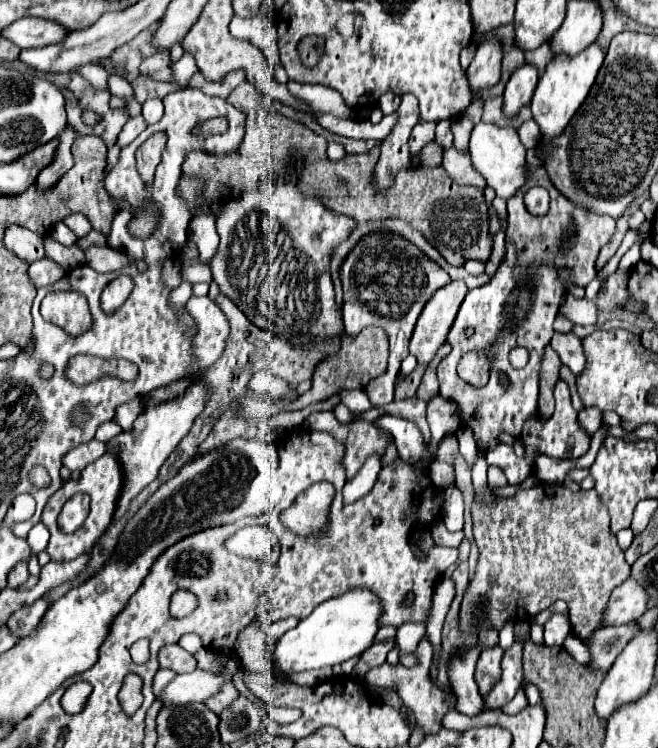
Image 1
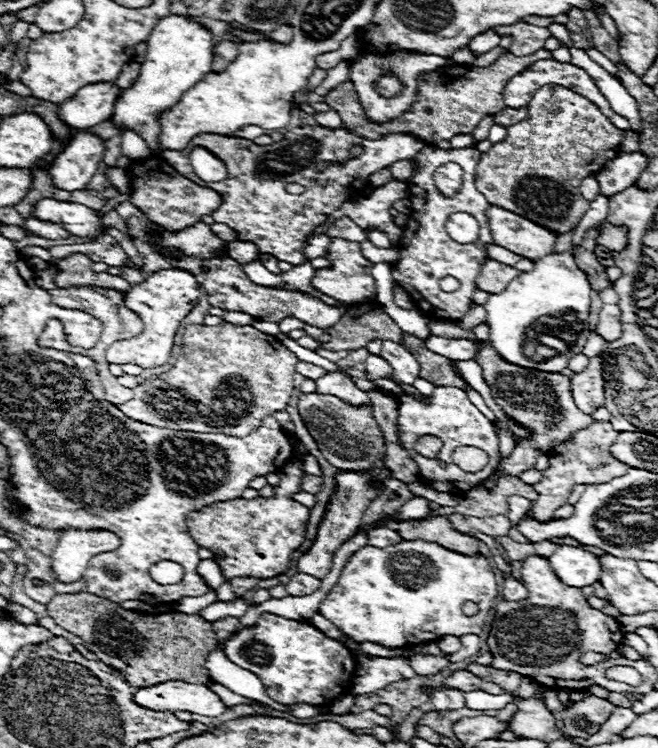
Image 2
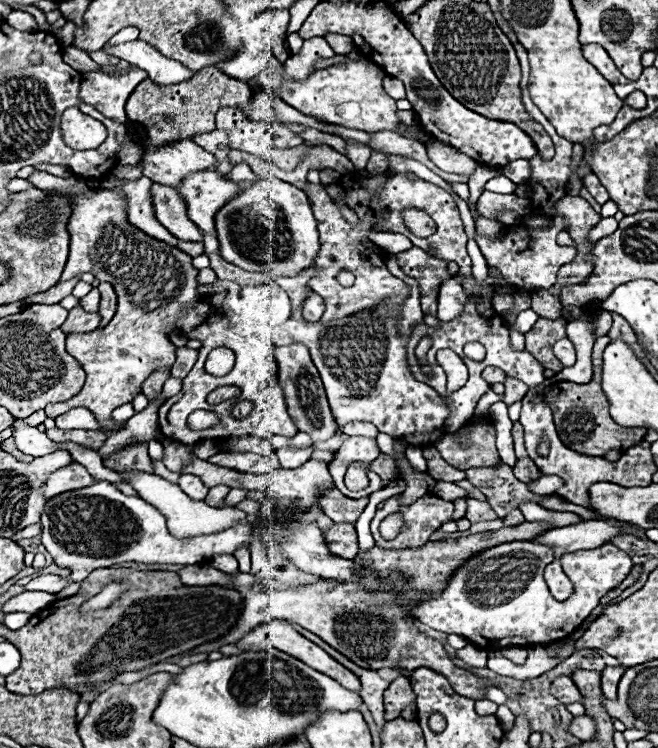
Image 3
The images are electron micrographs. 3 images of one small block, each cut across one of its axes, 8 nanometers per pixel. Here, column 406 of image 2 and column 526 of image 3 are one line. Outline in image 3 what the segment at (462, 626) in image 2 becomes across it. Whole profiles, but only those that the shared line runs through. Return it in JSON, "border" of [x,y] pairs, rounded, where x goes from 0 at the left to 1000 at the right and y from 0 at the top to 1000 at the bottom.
{"border":[[[809,722],[769,725],[742,733],[696,759],[669,799],[644,802],[629,810],[629,826],[666,845],[705,850],[736,869],[815,861],[830,864],[863,853],[909,810],[912,799],[942,783],[964,757],[957,743],[933,727],[857,741],[851,754],[872,781],[872,794],[860,805],[845,805],[824,773],[827,759],[839,749],[842,735]]]}

